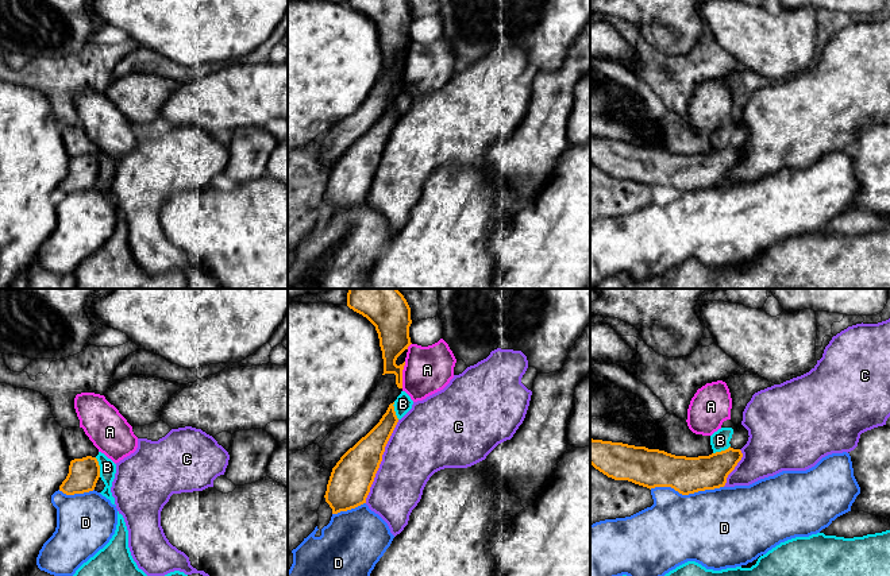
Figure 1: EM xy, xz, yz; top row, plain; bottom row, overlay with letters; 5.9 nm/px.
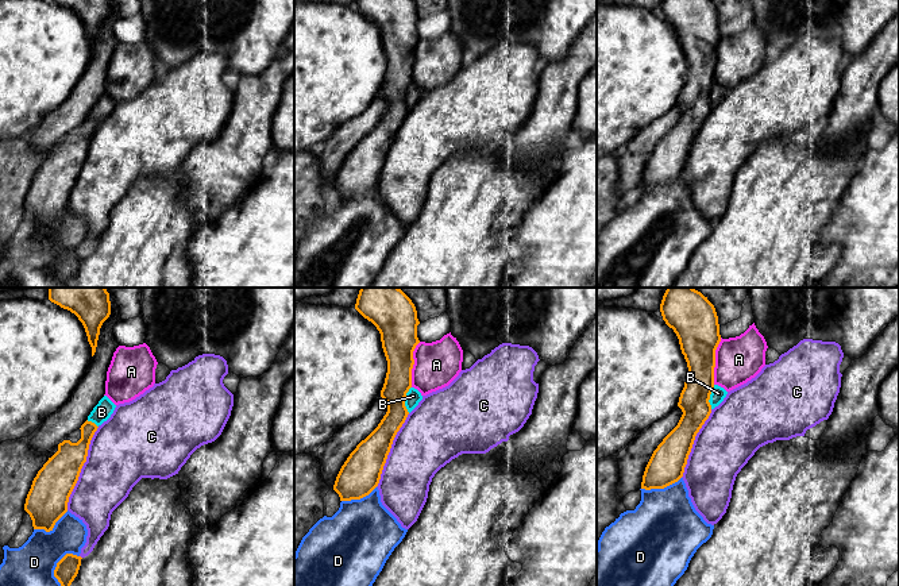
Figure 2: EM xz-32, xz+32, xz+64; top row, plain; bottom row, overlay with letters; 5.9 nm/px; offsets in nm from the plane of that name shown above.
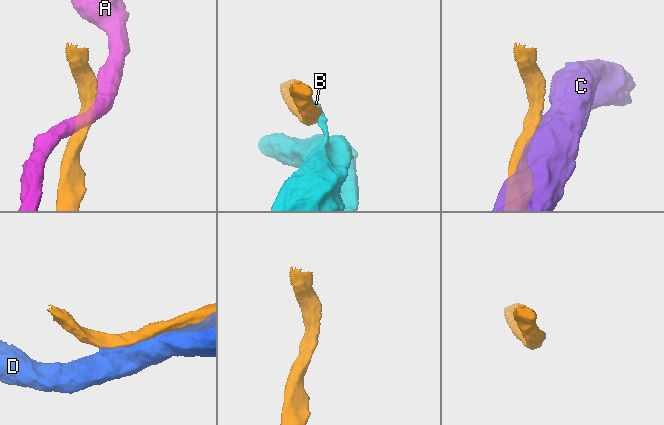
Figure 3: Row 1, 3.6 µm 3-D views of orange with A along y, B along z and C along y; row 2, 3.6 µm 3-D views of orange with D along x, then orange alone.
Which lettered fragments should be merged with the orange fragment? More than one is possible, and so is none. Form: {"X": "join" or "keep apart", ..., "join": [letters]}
{"A": "keep apart", "B": "keep apart", "C": "keep apart", "D": "keep apart", "join": []}

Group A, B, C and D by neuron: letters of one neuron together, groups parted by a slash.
A / B / C / D

